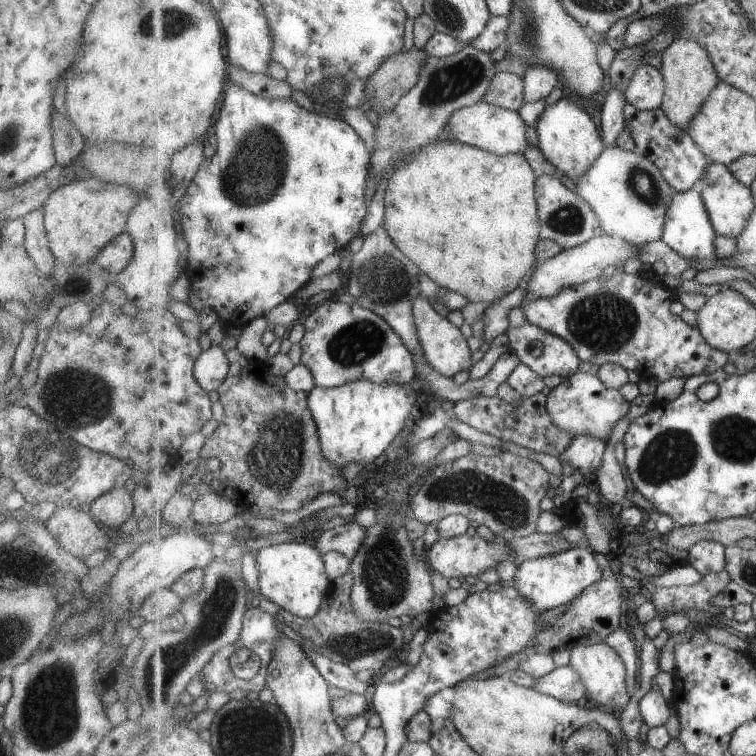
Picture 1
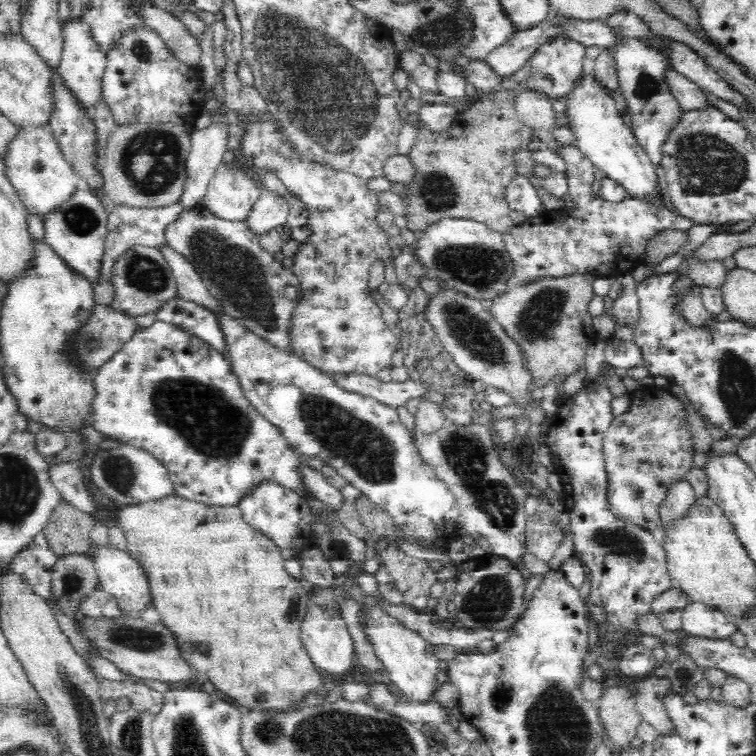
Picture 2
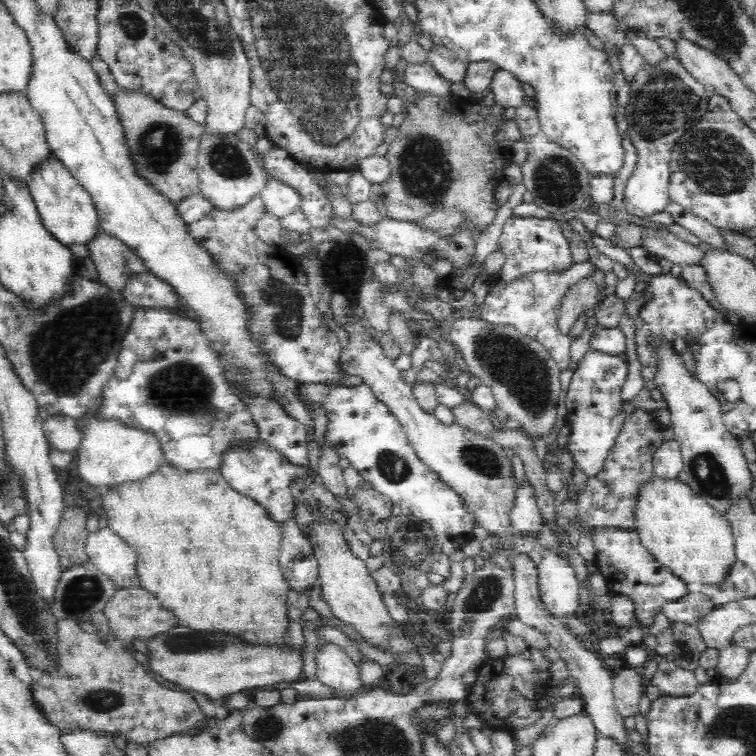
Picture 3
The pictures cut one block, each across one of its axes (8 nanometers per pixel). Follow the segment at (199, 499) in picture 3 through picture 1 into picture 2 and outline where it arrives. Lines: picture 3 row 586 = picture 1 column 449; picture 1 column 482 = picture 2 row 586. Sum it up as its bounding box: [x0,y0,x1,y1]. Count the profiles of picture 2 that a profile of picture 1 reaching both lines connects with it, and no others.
[115,491,324,711]

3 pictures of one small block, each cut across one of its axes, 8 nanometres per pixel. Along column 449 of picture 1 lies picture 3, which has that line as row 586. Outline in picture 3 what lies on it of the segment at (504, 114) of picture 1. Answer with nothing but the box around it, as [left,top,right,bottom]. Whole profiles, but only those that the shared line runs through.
[85,527,137,589]

